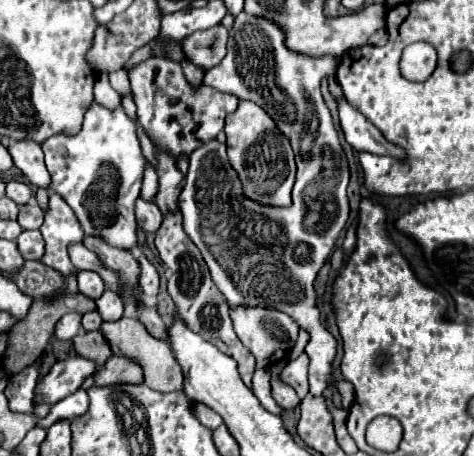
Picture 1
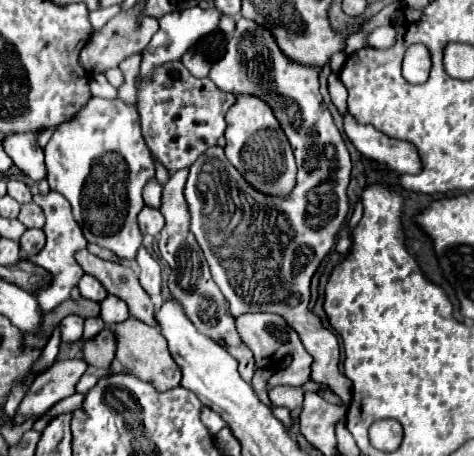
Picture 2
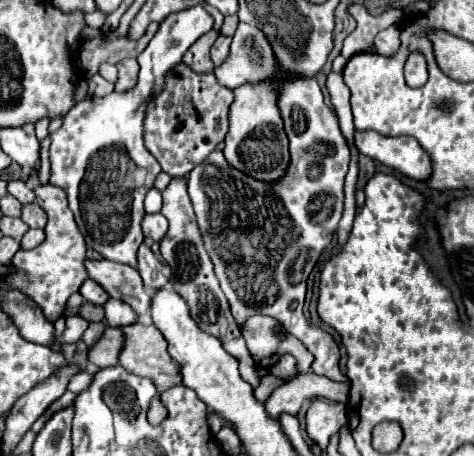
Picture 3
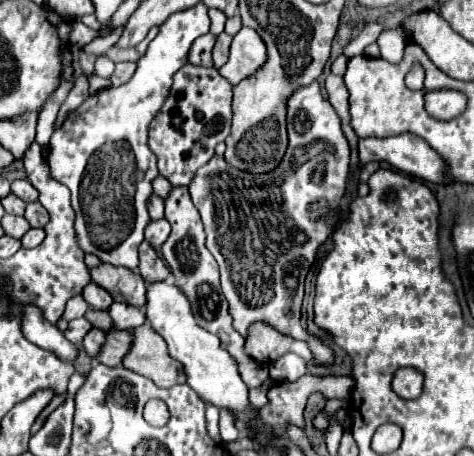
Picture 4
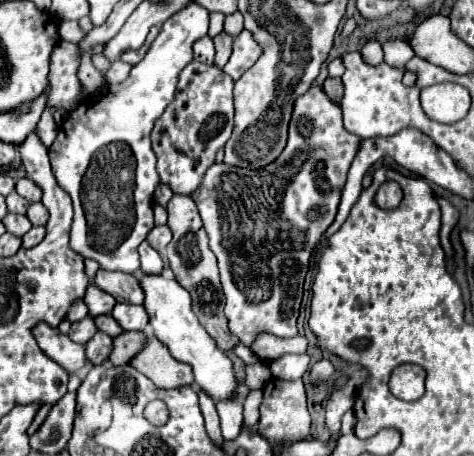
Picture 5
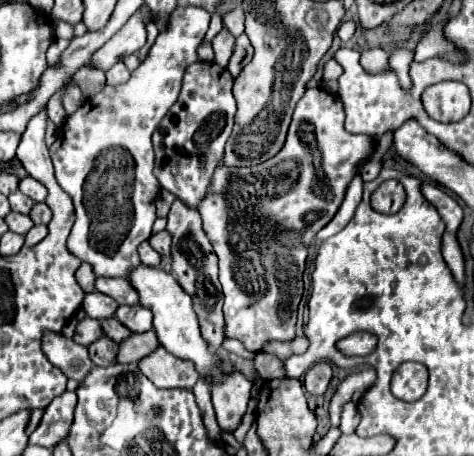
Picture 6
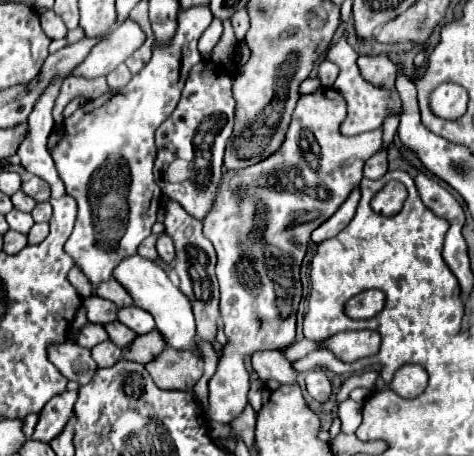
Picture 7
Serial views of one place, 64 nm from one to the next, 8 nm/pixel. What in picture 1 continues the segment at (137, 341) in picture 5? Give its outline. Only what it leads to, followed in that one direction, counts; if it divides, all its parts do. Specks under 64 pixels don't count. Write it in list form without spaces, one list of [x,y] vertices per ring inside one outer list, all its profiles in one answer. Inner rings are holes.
[[[100,330],[78,334],[74,340],[74,348],[82,358],[96,362],[96,366],[104,366],[104,362],[112,356],[110,344]]]

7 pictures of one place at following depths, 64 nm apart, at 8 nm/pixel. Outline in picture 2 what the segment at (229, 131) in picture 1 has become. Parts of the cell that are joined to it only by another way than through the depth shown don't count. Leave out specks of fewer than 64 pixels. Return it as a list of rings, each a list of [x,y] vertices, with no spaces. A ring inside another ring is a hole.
[[[236,94],[236,102],[228,110],[226,122],[228,128],[224,152],[228,162],[236,170],[240,170],[254,188],[260,188],[260,192],[282,196],[292,190],[292,184],[296,182],[296,164],[288,138],[280,128],[280,122],[276,120],[272,108],[256,96]]]

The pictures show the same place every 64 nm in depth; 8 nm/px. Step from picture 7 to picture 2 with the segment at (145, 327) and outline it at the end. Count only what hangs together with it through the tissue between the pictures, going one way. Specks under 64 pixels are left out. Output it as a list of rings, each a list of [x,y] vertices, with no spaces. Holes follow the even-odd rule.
[[[106,296],[102,302],[102,312],[100,312],[100,318],[106,322],[106,324],[118,324],[122,320],[126,320],[130,316],[128,312],[128,306],[124,304],[124,300],[116,298],[116,296]]]

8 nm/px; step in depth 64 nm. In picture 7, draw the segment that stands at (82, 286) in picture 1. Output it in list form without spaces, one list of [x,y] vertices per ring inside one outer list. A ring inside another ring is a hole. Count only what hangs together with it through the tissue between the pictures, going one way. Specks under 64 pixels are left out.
[[[90,296],[84,300],[84,308],[88,314],[88,322],[92,324],[110,324],[116,320],[116,306],[110,300],[100,296]]]

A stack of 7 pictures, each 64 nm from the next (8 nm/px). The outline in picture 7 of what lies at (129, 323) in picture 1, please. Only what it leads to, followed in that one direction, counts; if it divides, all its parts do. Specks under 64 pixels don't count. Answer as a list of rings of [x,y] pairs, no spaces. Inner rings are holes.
[[[166,348],[152,364],[146,364],[150,376],[164,390],[184,390],[192,392],[194,384],[202,378],[202,358],[194,352],[180,352]]]

